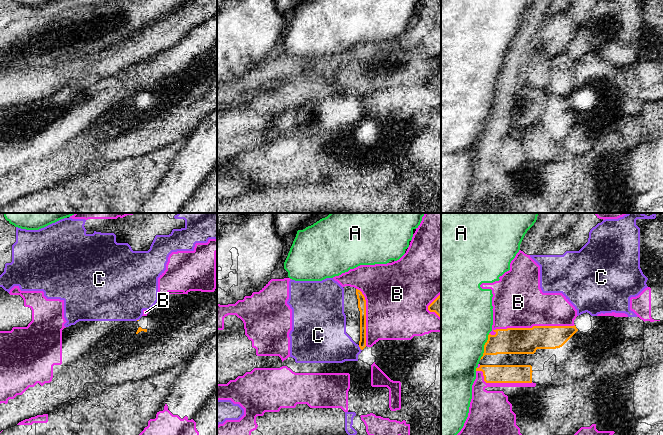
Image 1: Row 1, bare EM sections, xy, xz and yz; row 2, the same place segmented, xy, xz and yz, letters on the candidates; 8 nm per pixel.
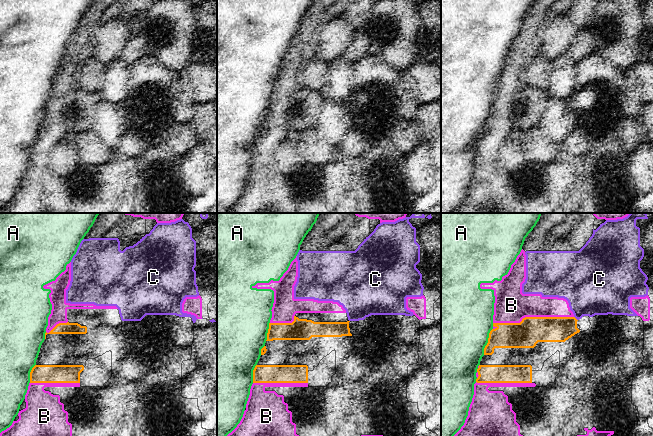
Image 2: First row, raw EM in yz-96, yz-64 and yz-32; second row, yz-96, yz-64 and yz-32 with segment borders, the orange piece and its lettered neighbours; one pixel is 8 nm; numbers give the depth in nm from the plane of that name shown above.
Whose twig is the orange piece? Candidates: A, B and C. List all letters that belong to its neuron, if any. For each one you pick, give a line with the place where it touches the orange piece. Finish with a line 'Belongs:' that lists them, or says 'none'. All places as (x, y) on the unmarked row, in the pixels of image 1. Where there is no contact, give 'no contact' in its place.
Belongs: none

